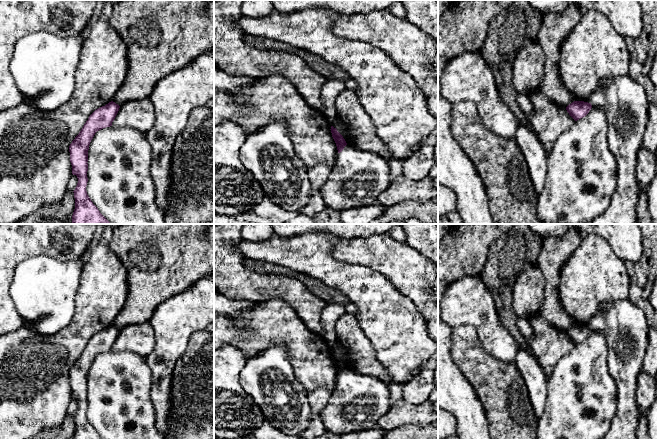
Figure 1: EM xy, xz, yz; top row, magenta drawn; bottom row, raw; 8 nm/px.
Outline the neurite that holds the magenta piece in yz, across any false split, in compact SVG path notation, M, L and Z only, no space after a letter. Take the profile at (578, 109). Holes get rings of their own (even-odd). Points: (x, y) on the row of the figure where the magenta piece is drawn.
M574 101L566 107L569 115L575 120L579 120L585 117L591 110L591 103L584 101Z

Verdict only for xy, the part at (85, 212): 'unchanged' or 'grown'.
unchanged

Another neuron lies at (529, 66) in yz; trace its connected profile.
M535 40L520 50L513 65L513 84L517 94L529 94L540 90L545 76L546 56Z

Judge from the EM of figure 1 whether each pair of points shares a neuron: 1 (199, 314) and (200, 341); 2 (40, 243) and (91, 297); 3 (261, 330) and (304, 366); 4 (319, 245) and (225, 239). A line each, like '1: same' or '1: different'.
1: different
2: different
3: same
4: different

